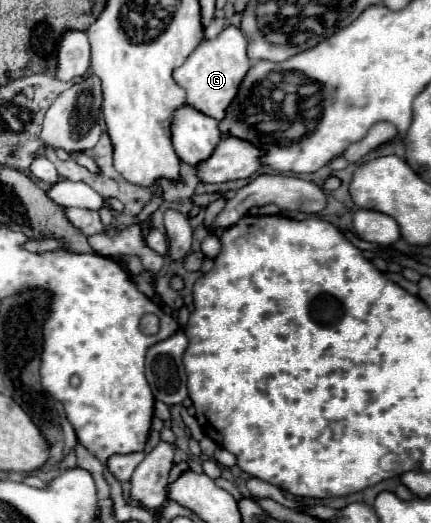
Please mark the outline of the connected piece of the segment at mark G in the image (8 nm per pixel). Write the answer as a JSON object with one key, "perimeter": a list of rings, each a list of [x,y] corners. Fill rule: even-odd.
{"perimeter":[[[229,26],[217,38],[201,42],[191,52],[185,64],[173,72],[175,82],[187,92],[189,106],[195,106],[195,110],[203,110],[203,114],[211,114],[211,118],[215,118],[217,122],[223,120],[223,114],[227,112],[231,98],[235,98],[239,84],[243,82],[247,70],[251,68],[251,62],[245,54],[245,46],[247,46],[247,40],[243,38],[241,30],[235,26]]]}

